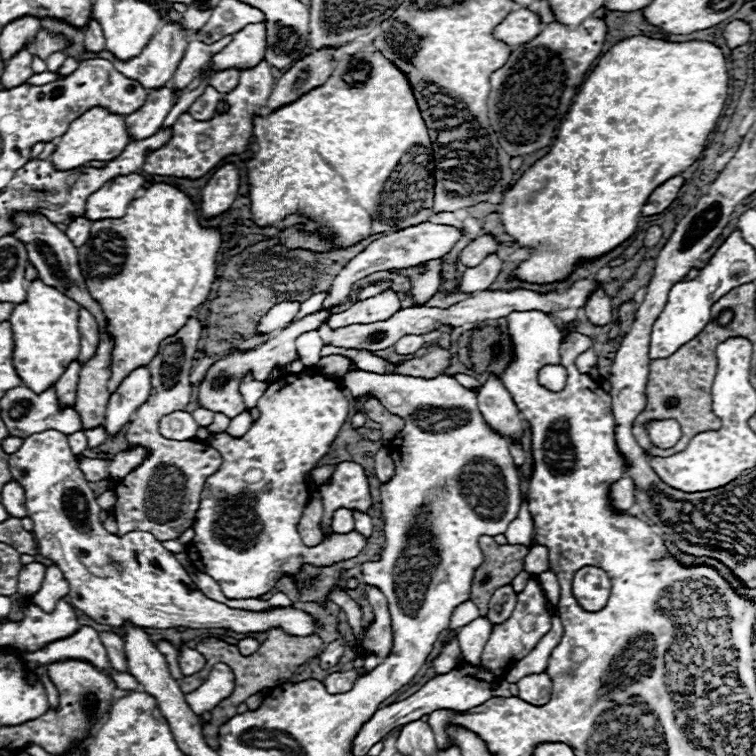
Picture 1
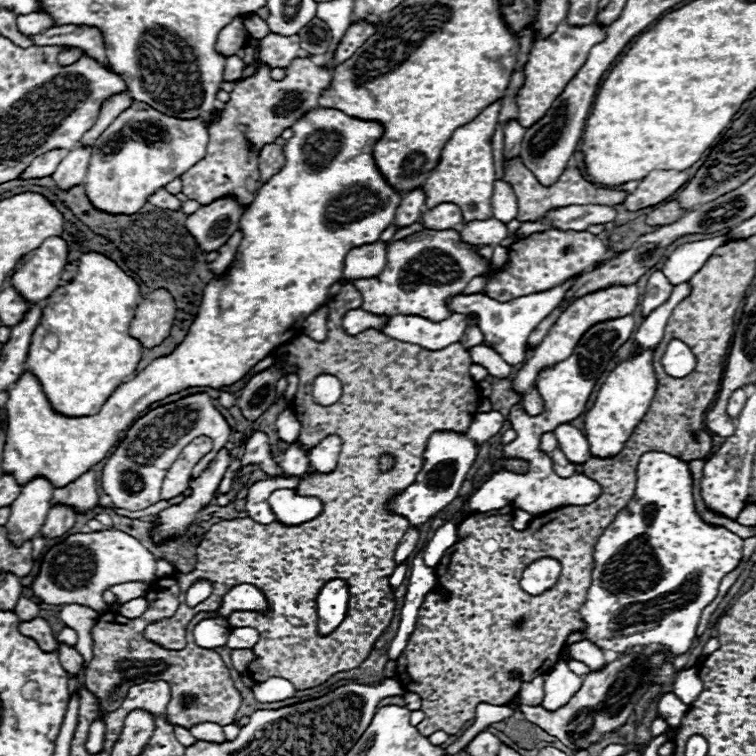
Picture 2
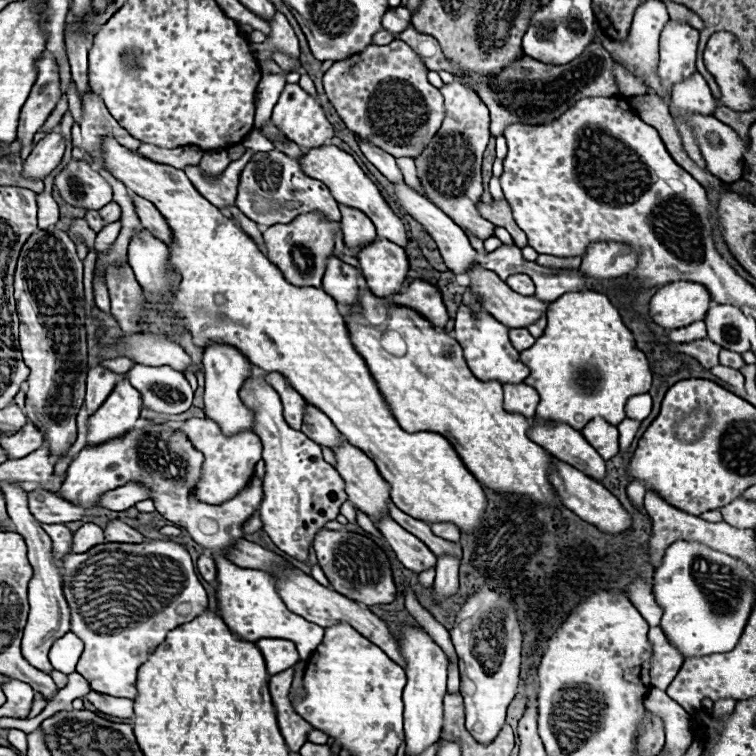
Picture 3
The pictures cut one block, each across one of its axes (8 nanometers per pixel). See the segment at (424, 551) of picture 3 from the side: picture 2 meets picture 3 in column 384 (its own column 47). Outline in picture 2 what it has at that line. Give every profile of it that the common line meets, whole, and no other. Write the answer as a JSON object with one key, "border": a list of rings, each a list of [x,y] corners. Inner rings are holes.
{"border":[[[50,508],[48,516],[46,516],[46,522],[42,524],[42,530],[40,534],[44,538],[60,538],[64,536],[72,526],[74,526],[74,520],[76,520],[76,512],[72,508]]]}

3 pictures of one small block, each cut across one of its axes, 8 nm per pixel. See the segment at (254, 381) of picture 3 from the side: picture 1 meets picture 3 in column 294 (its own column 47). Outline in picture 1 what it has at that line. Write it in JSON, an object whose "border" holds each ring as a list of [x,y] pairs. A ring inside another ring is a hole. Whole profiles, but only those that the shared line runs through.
{"border":[[[44,430],[24,438],[20,450],[10,454],[10,472],[12,478],[24,488],[26,512],[28,518],[34,522],[34,538],[38,544],[38,552],[44,558],[50,558],[54,564],[58,564],[58,568],[62,568],[62,574],[70,584],[70,592],[68,592],[70,604],[82,610],[84,614],[88,614],[98,624],[106,624],[112,628],[120,628],[126,622],[140,628],[178,628],[178,626],[230,628],[234,632],[244,632],[244,634],[282,626],[288,634],[296,634],[296,636],[308,636],[316,630],[314,620],[308,614],[298,612],[294,608],[248,612],[248,610],[234,610],[228,608],[226,604],[206,598],[202,590],[192,582],[184,566],[174,558],[174,554],[166,550],[162,542],[148,532],[130,532],[122,538],[118,538],[116,534],[108,534],[100,520],[102,508],[96,504],[96,496],[92,488],[88,486],[88,480],[78,468],[78,456],[72,454],[66,434],[58,430]]]}

